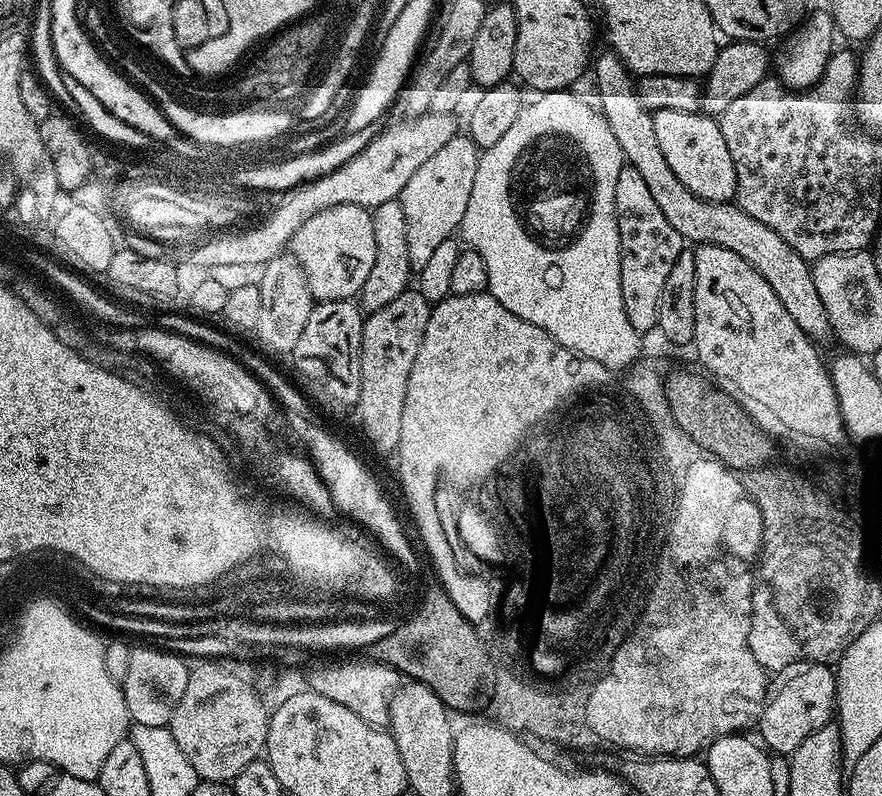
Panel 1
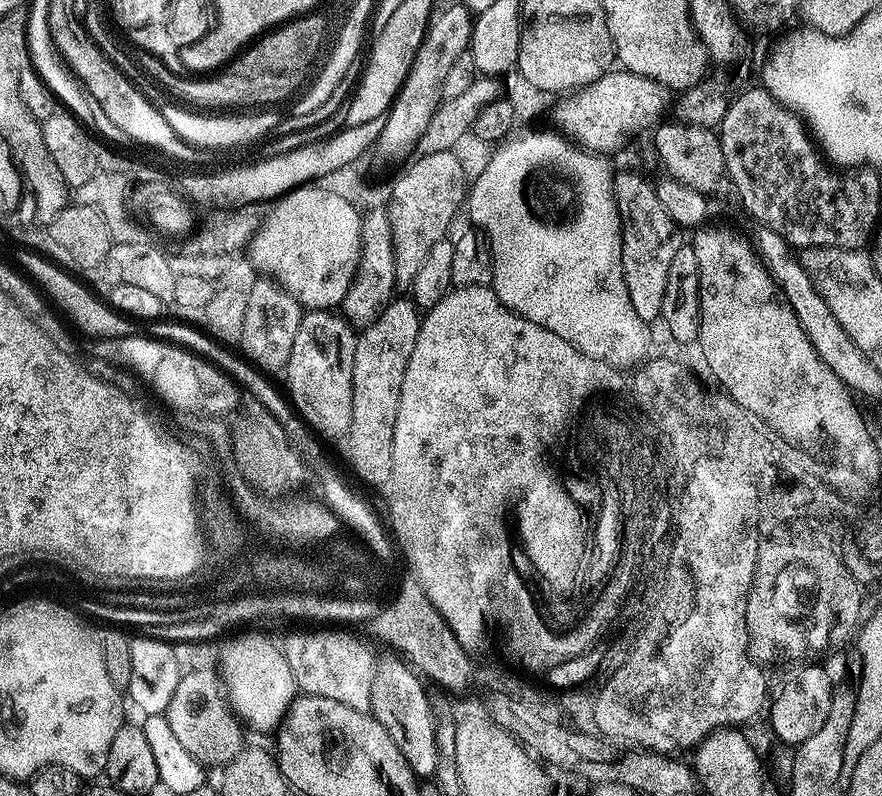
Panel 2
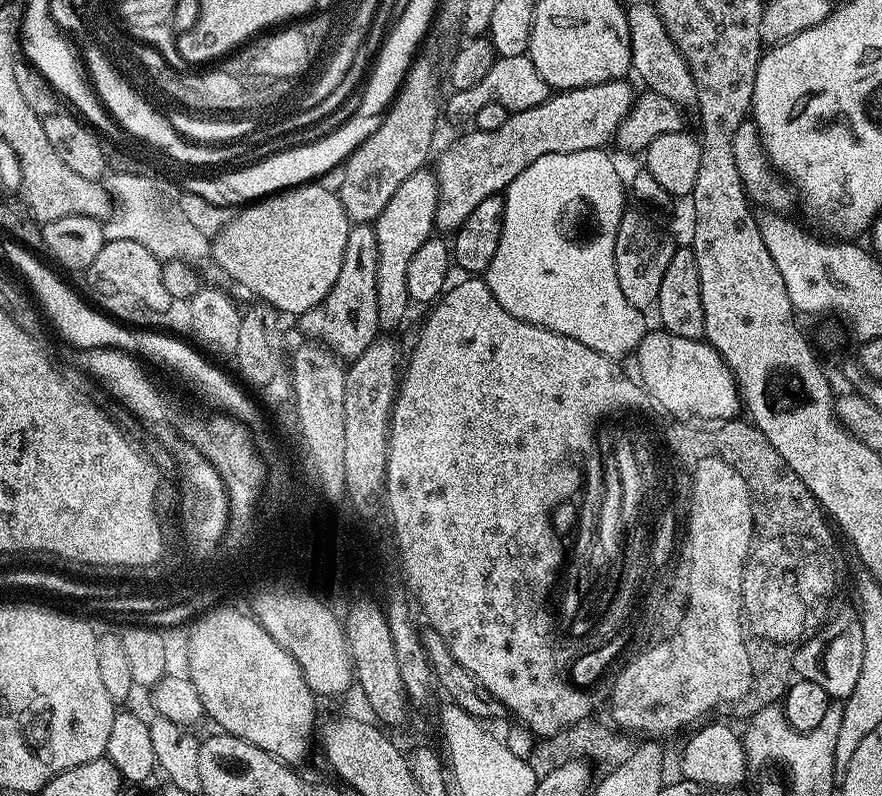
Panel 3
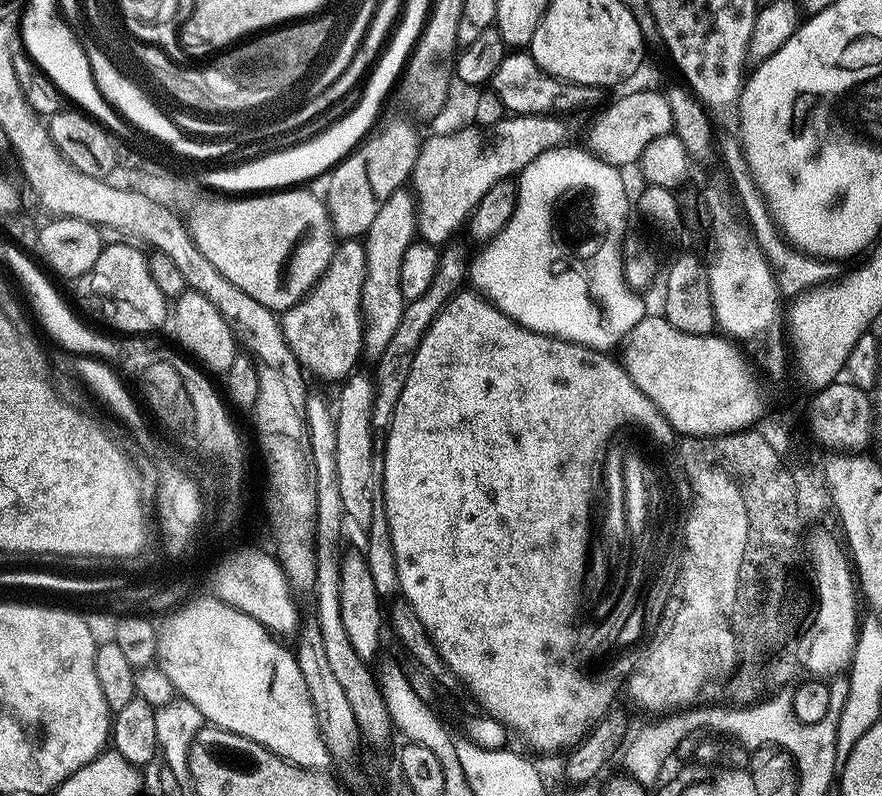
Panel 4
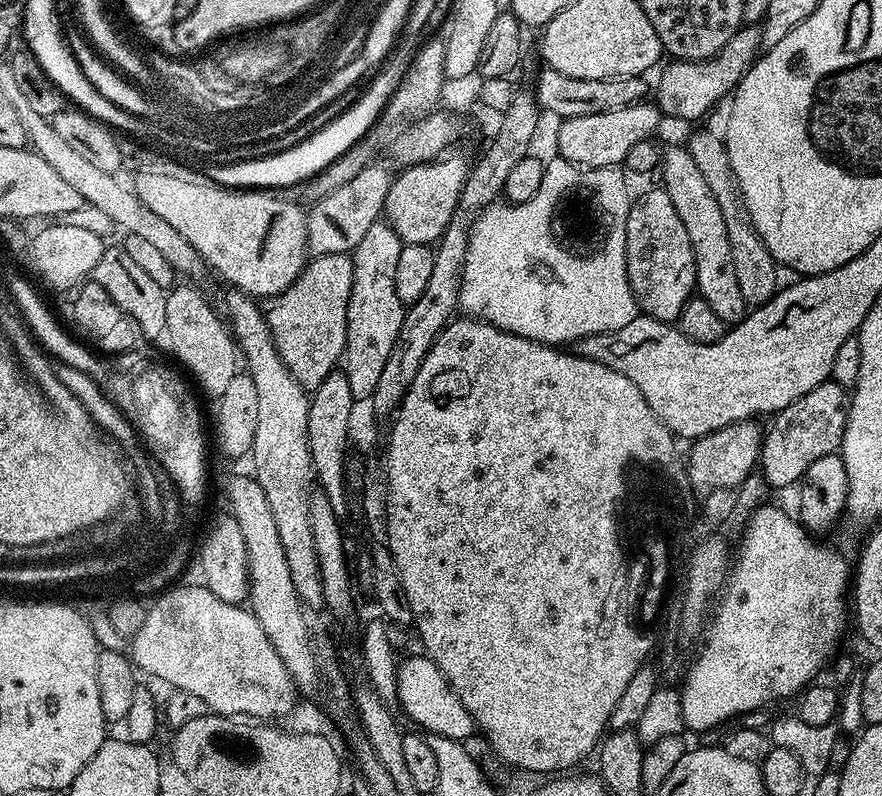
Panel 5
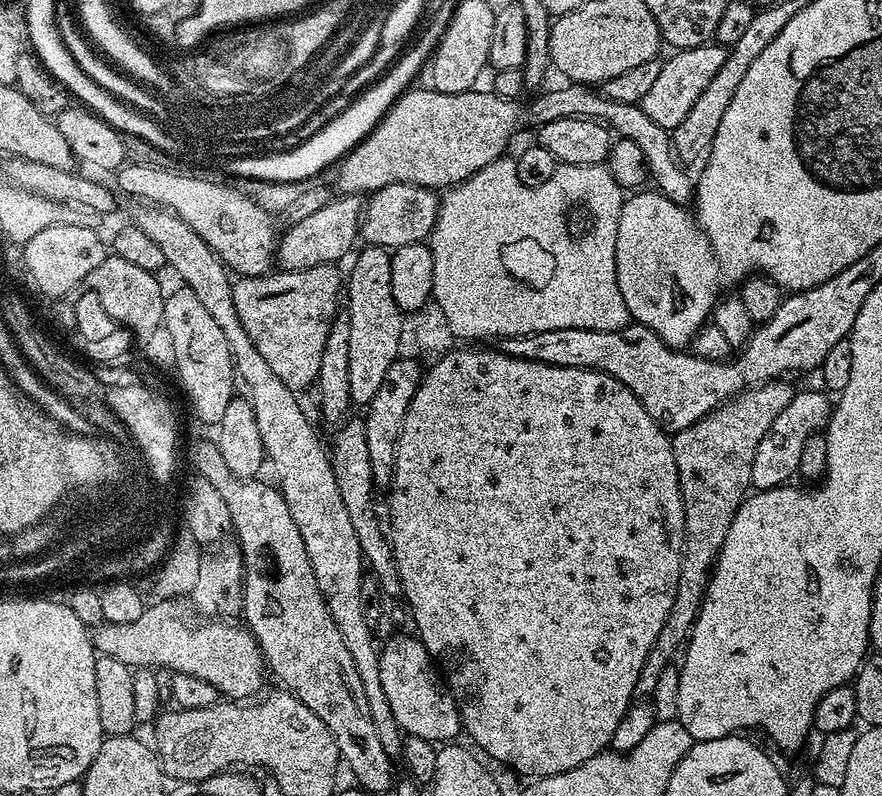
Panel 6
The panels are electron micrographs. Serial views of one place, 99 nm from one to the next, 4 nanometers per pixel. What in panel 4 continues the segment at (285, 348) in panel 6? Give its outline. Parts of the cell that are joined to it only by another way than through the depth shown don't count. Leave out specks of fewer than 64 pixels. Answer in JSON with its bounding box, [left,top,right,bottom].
[279,238,366,381]

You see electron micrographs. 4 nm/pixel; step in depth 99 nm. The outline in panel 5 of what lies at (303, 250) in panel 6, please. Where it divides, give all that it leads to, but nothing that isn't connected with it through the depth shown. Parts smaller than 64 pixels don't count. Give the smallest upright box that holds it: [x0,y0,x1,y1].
[306,171,384,257]

